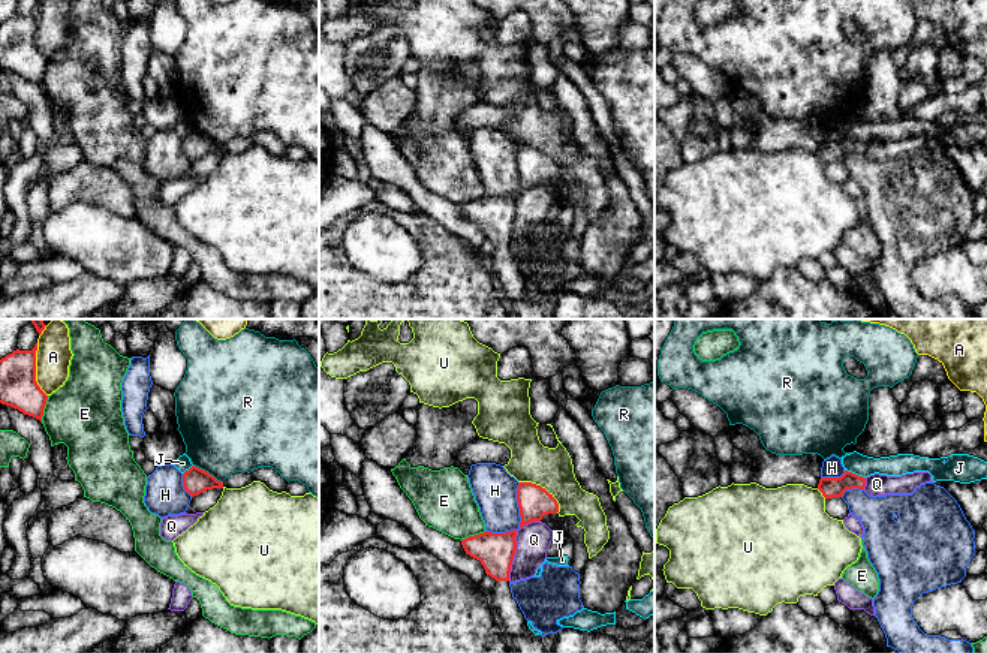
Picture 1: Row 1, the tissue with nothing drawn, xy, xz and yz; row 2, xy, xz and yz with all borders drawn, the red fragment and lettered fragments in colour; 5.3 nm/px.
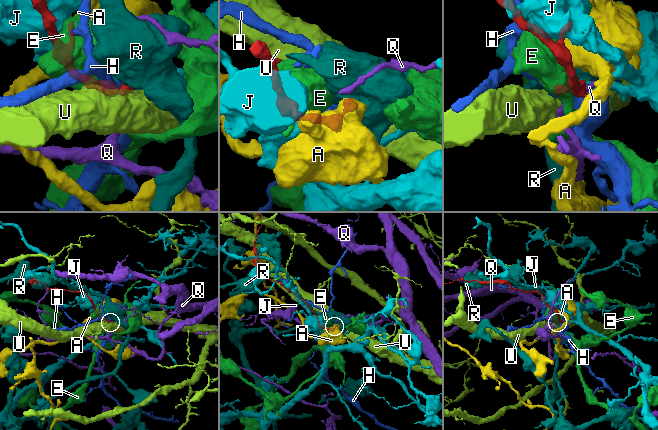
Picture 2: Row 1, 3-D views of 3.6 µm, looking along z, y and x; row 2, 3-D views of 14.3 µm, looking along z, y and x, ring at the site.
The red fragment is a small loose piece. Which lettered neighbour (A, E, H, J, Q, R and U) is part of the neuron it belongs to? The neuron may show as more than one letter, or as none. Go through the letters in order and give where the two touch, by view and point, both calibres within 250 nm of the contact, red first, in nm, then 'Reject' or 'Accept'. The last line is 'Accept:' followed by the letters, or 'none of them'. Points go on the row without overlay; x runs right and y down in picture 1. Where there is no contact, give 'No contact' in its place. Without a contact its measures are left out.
A: Touches red at xy (35, 35). Thickness 200 nm (red) against 190 nm. Reject
E: Touches red at xy (44, 72). Thickness 200 nm (red) against 380 nm. Reject
H: Touches red at xz (518, 169). Thickness 170 nm (red) against 240 nm. Reject
J: Touches red at yz (854, 138). Thickness 110 nm (red) against 120 nm. Reject
Q: Touches red at xz (514, 219). Thickness 200 nm (red) against 180 nm. Reject
R: Touches red at xy (207, 137). Thickness 140 nm (red) against 460 nm. Reject
U: Touches red at xz (544, 153). Thickness 170 nm (red) against 220 nm. Reject
Accept: none of them

